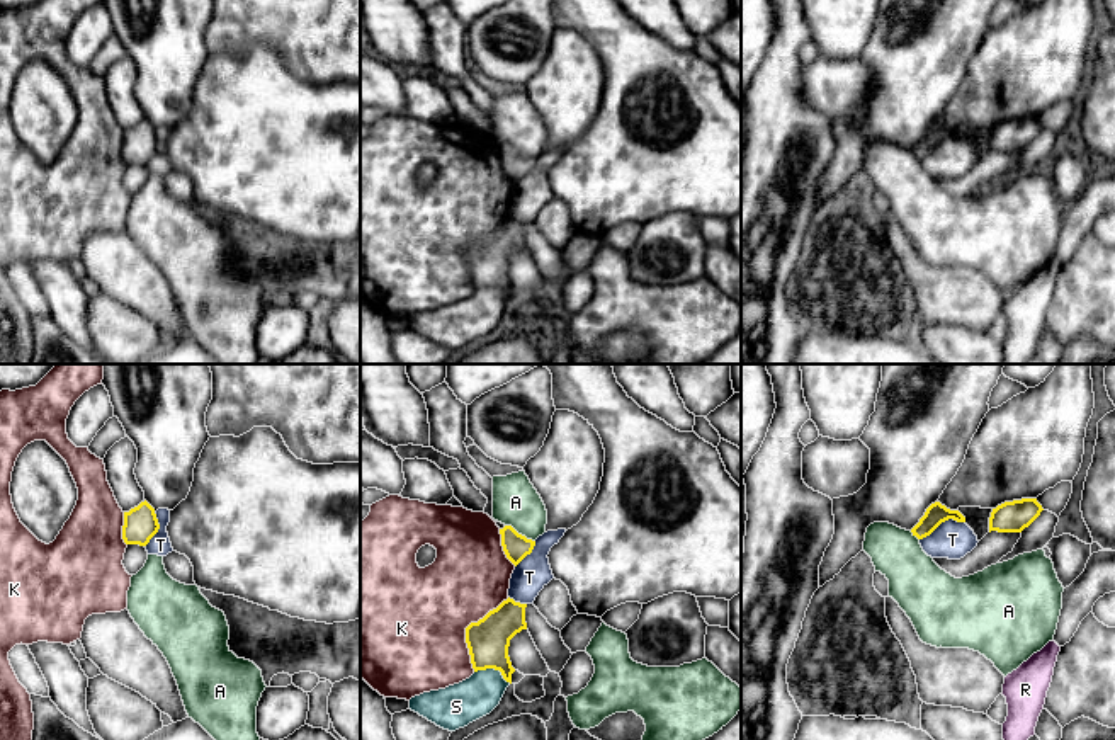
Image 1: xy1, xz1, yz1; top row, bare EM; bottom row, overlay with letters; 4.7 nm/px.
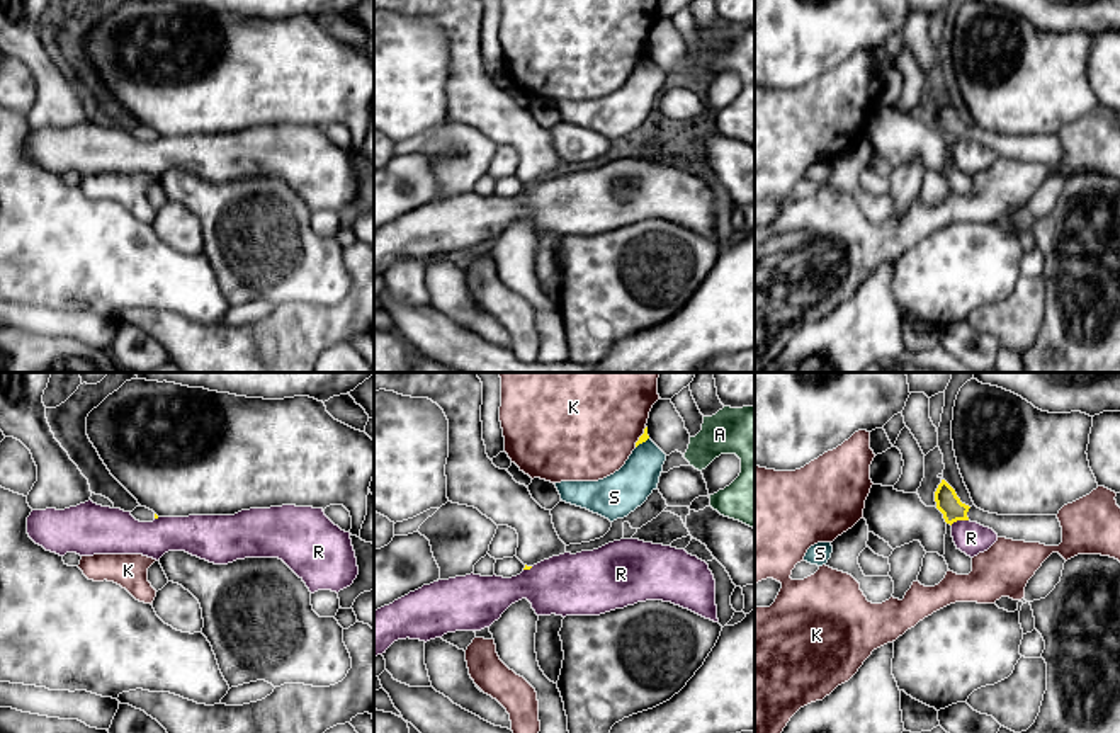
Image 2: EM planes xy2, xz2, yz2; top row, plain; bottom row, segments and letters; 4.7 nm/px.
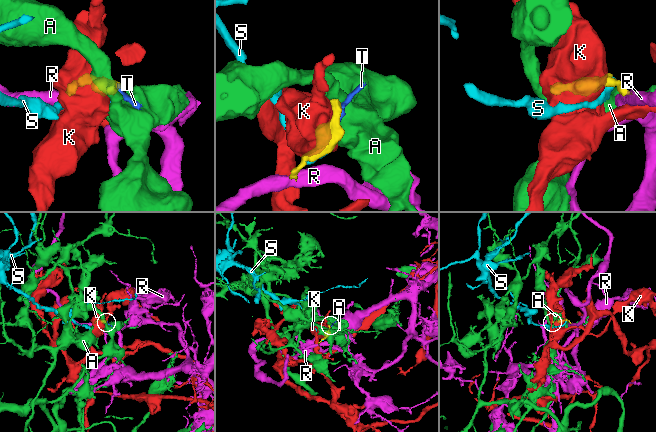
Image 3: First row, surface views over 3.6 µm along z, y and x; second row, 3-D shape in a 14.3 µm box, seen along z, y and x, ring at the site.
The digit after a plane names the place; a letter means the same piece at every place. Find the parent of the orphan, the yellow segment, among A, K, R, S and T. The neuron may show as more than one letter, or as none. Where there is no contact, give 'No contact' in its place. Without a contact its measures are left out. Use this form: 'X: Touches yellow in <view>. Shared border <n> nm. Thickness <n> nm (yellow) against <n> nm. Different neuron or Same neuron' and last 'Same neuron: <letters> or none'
A: Touches yellow in xz1. Shared border 170 nm. Thickness 120 nm (yellow) against 220 nm. Different neuron
K: Touches yellow in xz1. Shared border 400 nm. Thickness 200 nm (yellow) against 500 nm. Different neuron
R: Touches yellow in yz2. Shared border 90 nm. Thickness 110 nm (yellow) against 160 nm. Different neuron
S: Touches yellow in xz1. Shared border 190 nm. Thickness 200 nm (yellow) against 200 nm. Different neuron
T: Touches yellow in yz1. Shared border 240 nm. Thickness 100 nm (yellow) against 180 nm. Different neuron
Same neuron: none

